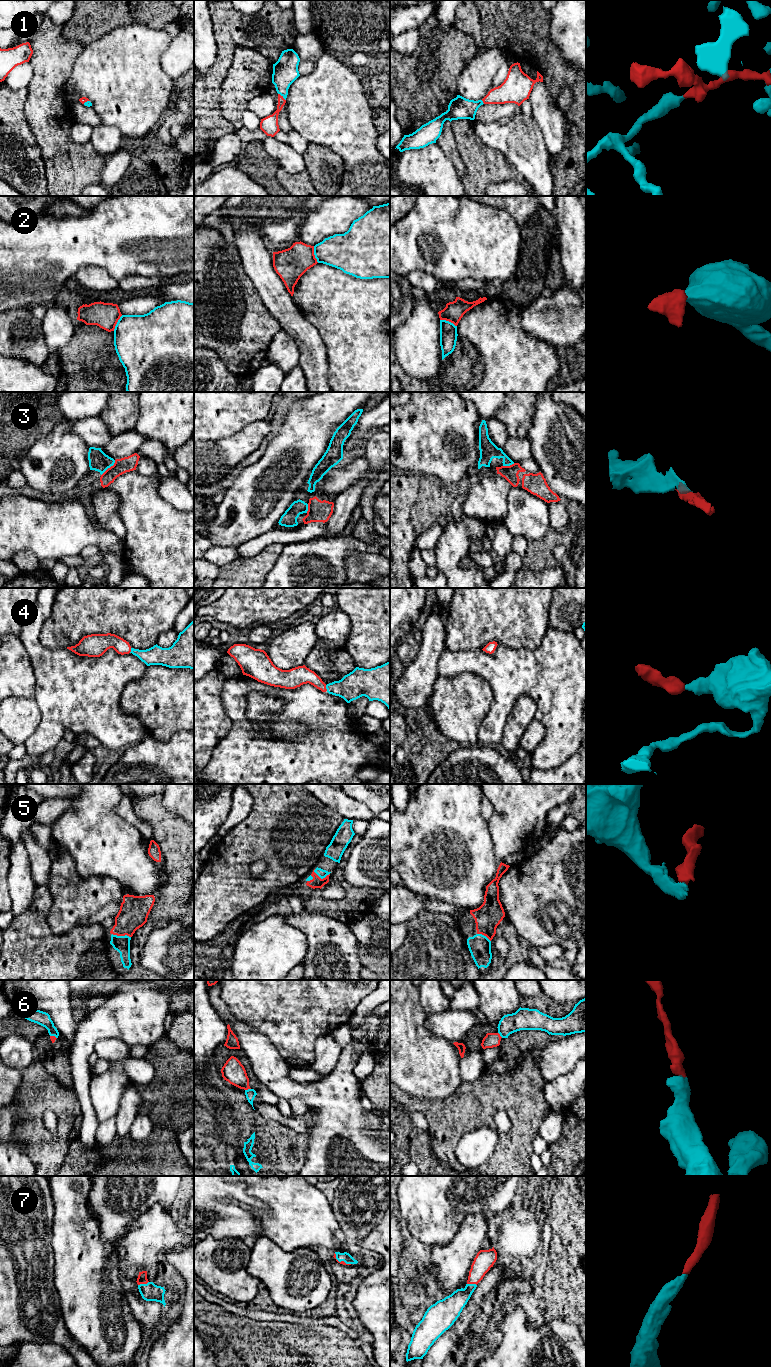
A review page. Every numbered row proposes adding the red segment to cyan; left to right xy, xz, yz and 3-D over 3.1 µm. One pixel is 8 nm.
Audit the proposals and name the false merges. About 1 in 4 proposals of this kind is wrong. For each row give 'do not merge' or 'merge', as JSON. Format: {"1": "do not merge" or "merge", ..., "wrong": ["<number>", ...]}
{"1": "merge", "2": "do not merge", "3": "merge", "4": "merge", "5": "merge", "6": "merge", "7": "merge", "wrong": ["2"]}

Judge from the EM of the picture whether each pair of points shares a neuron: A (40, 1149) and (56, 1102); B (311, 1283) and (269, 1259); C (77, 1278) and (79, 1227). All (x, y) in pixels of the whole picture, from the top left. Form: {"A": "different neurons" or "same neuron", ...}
{"A": "same neuron", "B": "same neuron", "C": "same neuron"}

